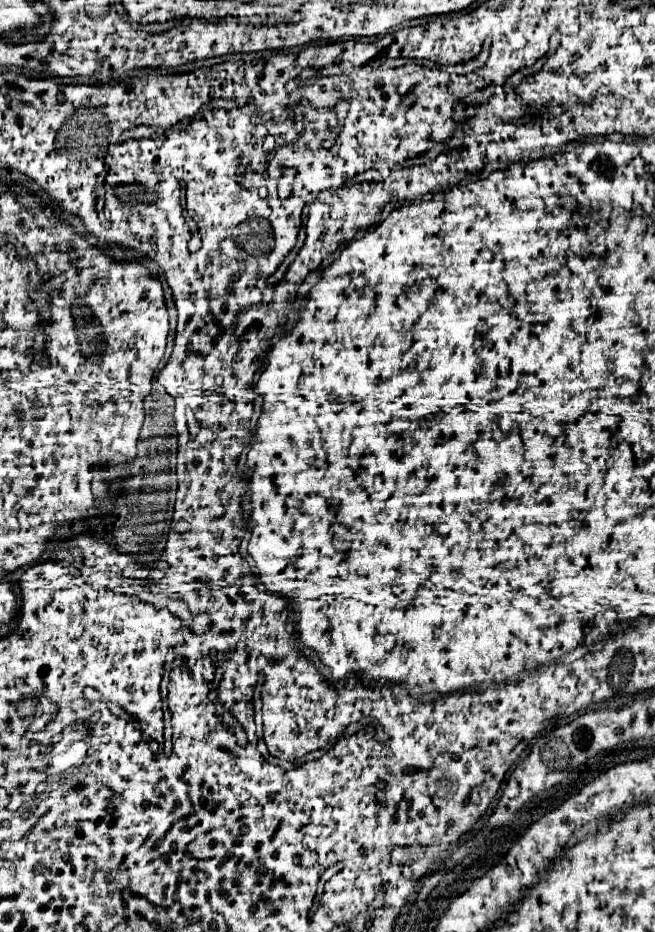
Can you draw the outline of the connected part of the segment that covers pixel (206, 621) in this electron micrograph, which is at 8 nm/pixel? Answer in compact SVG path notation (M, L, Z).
M199 613L198 615L194 616L192 619L192 629L190 631L202 634L205 633L210 626L210 618L207 613Z

